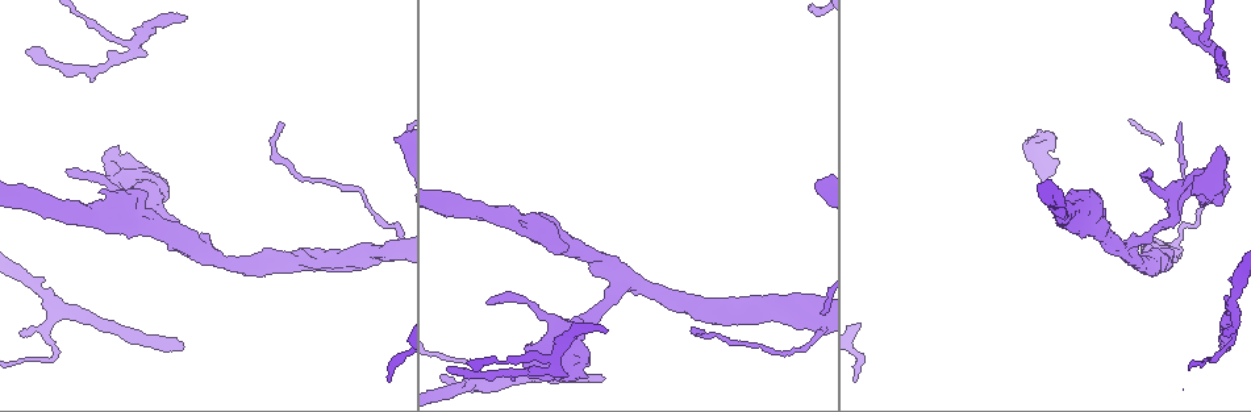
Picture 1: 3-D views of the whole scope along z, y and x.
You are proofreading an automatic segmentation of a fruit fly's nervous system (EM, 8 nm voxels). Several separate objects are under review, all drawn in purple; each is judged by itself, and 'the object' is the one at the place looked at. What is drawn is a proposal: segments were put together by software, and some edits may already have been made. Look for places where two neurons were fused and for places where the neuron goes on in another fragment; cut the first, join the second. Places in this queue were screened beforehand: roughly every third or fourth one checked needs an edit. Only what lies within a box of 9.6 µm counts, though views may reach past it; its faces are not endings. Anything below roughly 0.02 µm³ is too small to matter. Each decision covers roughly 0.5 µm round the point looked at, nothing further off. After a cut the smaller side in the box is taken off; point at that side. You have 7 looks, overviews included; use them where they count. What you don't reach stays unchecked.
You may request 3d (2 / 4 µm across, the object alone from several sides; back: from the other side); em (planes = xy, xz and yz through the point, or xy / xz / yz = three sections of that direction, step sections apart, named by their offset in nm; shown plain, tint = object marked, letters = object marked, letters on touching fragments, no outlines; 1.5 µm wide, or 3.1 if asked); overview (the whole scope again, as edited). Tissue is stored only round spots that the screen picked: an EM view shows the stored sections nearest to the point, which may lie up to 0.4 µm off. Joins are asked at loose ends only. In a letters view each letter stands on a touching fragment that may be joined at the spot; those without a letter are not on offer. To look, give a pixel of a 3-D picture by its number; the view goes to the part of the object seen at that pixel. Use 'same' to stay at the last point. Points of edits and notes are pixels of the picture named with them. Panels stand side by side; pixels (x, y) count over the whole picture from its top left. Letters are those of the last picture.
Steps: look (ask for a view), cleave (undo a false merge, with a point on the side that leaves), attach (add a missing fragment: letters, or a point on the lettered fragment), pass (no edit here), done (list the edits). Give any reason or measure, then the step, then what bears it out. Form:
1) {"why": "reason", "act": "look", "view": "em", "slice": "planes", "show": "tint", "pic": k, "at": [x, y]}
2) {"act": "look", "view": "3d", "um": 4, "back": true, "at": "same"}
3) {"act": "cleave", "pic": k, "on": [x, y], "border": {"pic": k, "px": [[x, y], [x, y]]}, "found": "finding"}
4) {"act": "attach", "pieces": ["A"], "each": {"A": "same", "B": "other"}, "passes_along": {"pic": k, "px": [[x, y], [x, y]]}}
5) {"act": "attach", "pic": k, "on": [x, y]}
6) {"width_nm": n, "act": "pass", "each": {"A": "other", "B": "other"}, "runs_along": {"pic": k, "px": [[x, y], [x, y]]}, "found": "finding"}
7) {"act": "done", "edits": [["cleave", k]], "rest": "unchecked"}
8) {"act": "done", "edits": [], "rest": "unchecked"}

{"why": "free end", "act": "look", "view": "em", "slice": "xy", "step": 8, "show": "tint", "pic": 1, "at": [784, 297]}

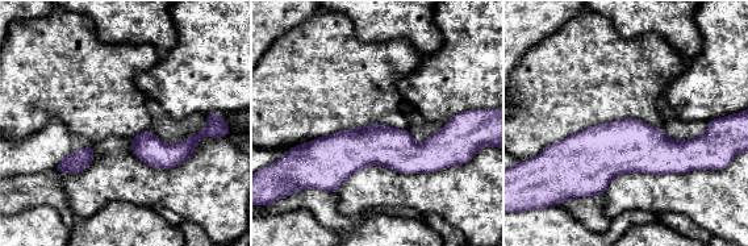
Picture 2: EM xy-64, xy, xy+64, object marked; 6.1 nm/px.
{"act": "look", "view": "em", "slice": "xy", "step": 8, "show": "letters", "at": "same"}

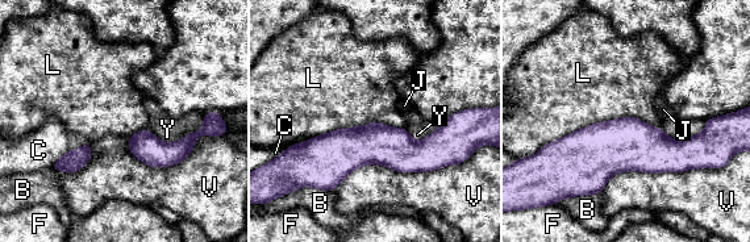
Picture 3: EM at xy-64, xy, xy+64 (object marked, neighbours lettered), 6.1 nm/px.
{"act": "pass", "each": {"B": "other", "C": "other", "F": "other", "J": "other", "L": "other", "V": "other", "Y": "other"}, "runs_along": {"pic": 3, "px": [[446, 137], [432, 150], [290, 158]]}, "found": "no lettered fragment goes on from it"}

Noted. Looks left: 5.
{"why": "free end", "act": "look", "view": "em", "slice": "yz", "step": 4, "show": "tint", "pic": 1, "at": [181, 343]}

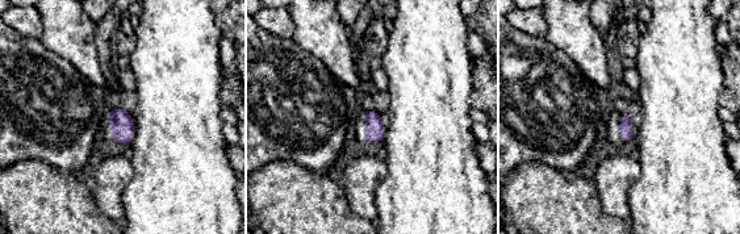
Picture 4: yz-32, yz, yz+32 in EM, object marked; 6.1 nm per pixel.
{"act": "look", "view": "em", "slice": "planes", "show": "letters", "at": "same"}

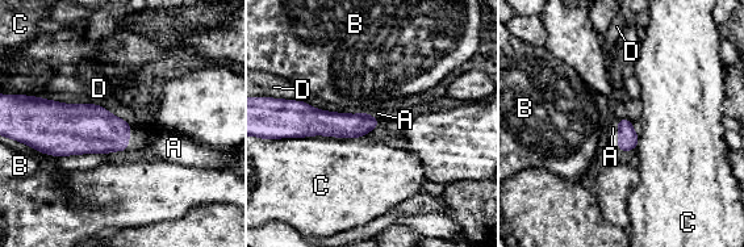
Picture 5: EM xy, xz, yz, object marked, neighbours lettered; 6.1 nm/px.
{"act": "attach", "pieces": ["A"], "each": {"A": "same", "B": "other", "C": "other", "D": "other"}, "found": "the neuron continues"}

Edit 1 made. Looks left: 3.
{"act": "look", "view": "overview"}

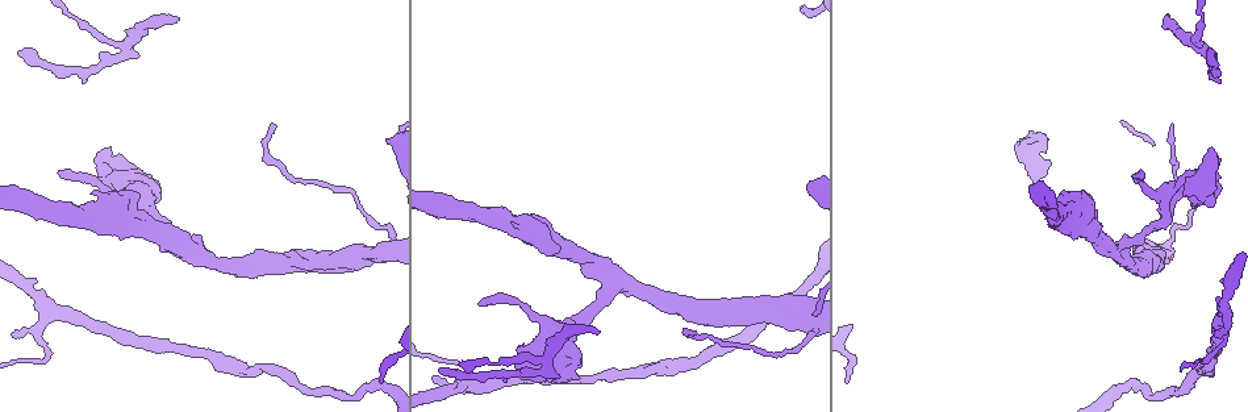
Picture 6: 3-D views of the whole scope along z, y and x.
{"why": "long arm stops here", "act": "look", "view": "em", "slice": "planes", "show": "plain", "pic": 6, "at": [19, 51]}

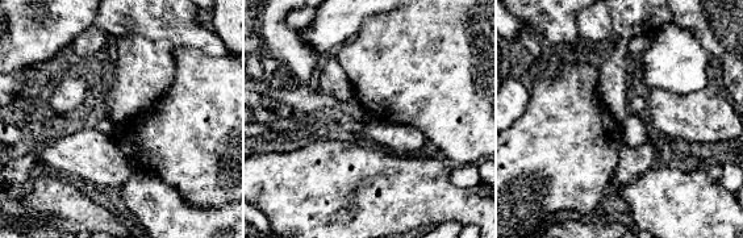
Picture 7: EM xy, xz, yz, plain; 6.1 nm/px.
{"act": "look", "view": "em", "slice": "planes", "show": "letters", "at": "same"}

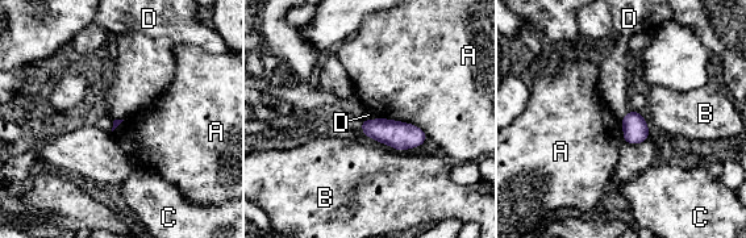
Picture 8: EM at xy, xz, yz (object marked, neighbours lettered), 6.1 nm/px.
{"longest_contact_nm": ["A", 340], "act": "pass", "each": {"A": "other", "B": "other", "C": "other", "D": "other"}, "border": {"pic": 8, "px": [[379, 118], [365, 120]]}, "found": "no lettered fragment goes on from it"}

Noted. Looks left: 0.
{"act": "done", "edits": [["attach", 5]], "rest": "unchecked"}

